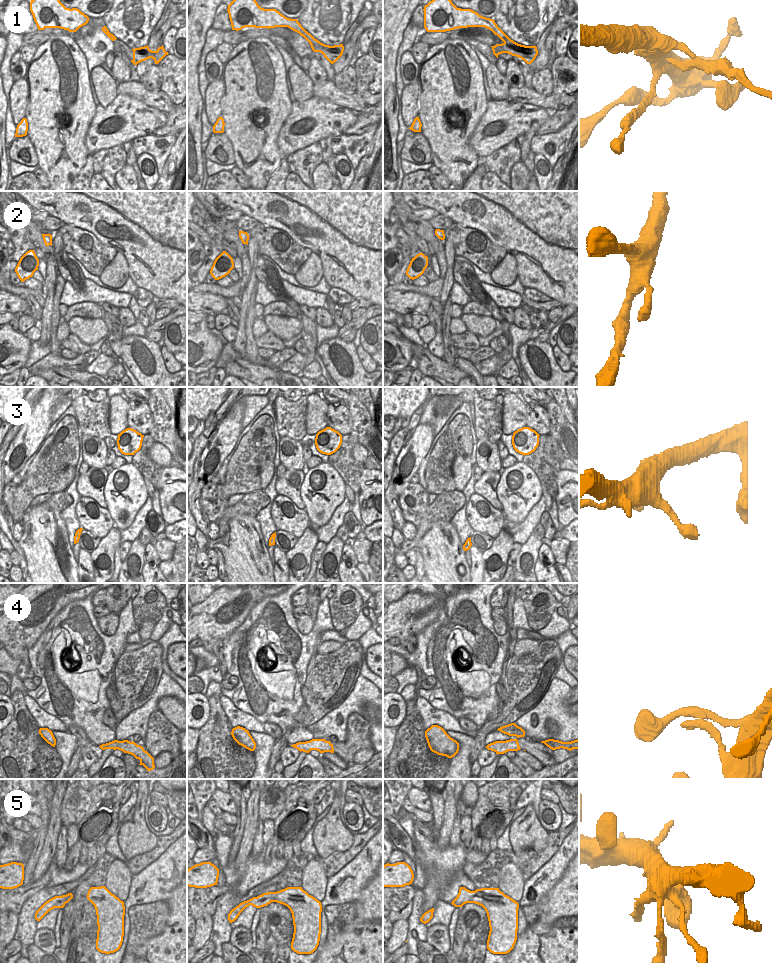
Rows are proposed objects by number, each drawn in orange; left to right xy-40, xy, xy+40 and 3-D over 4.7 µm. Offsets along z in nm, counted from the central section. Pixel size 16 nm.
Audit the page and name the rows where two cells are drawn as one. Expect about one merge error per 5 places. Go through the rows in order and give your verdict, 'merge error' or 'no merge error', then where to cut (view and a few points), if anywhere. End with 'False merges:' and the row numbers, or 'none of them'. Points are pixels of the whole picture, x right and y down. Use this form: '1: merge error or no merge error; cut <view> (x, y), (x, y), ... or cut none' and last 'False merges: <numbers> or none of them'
1: merge error; cut xy (310, 42), (314, 45), (323, 45)
2: no merge error; cut none
3: no merge error; cut none
4: no merge error; cut none
5: no merge error; cut none
False merges: 1

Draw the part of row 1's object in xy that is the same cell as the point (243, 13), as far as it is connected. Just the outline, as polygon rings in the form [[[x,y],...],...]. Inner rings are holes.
[[[233,0],[228,5],[228,14],[232,30],[239,31],[245,27],[275,28],[288,27],[299,33],[314,46],[323,46],[323,43],[315,39],[298,22],[282,15],[276,9],[261,8],[256,0]]]

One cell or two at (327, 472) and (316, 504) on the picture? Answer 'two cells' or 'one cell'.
one cell

